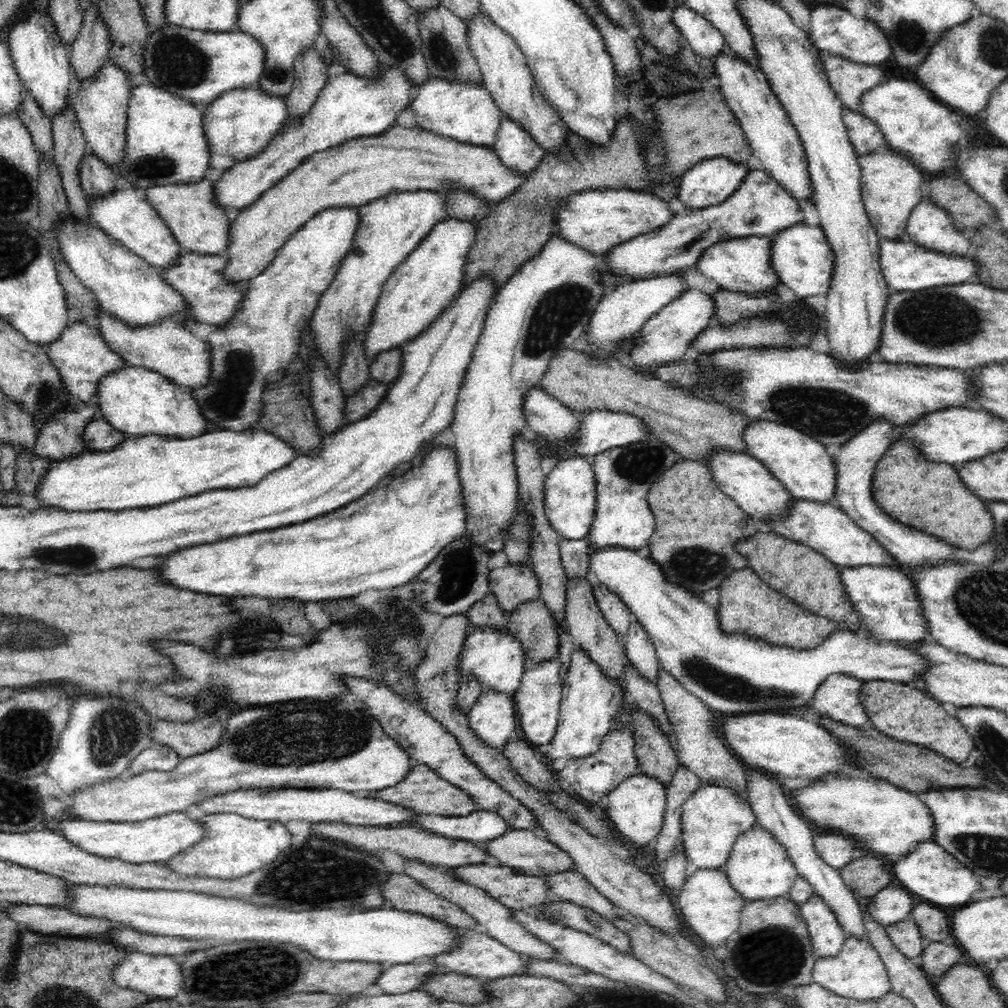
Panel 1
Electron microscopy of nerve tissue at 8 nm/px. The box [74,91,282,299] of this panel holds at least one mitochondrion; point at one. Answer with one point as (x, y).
(152, 166)

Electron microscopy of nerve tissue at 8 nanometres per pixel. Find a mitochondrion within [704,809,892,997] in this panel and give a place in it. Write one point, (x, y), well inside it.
(770, 955)

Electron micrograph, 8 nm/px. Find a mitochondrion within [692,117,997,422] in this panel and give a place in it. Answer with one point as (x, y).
(935, 319)

